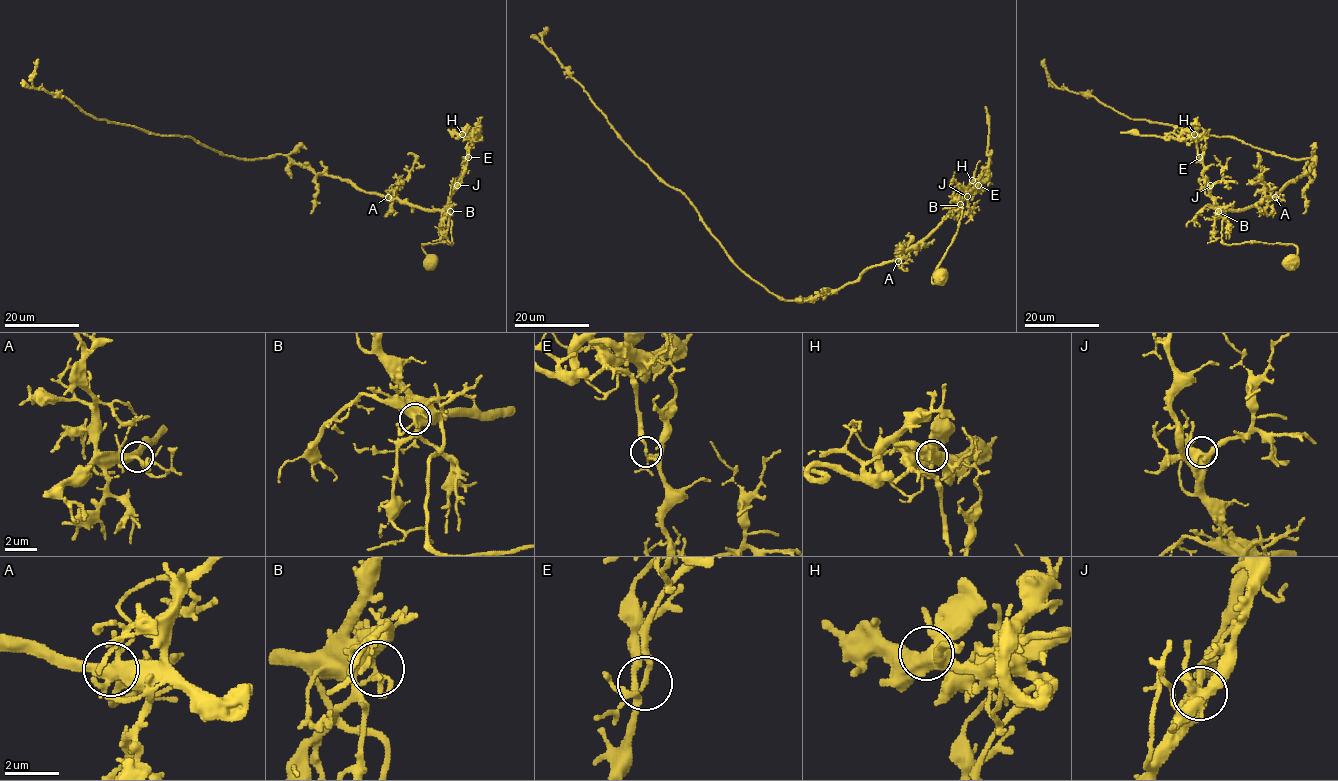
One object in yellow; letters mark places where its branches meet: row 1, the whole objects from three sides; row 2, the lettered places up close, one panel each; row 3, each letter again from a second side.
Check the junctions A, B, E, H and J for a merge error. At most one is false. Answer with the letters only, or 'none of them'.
E

